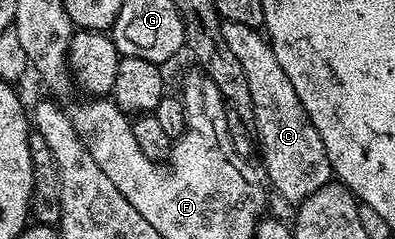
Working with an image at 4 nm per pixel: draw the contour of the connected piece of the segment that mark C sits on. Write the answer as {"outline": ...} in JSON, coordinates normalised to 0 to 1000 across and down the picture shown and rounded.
{"outline":[[[562,84],[562,163],[572,163],[603,264],[613,264],[623,347],[633,356],[633,431],[643,464],[635,519],[648,536],[643,556],[653,577],[653,640],[658,623],[668,653],[663,707],[676,770],[686,787],[691,774],[724,837],[762,849],[843,753],[841,686],[825,649],[825,615],[815,615],[815,582],[795,515],[785,515],[754,414],[754,381],[744,381],[734,331],[724,331],[724,297],[714,297],[704,247],[694,247],[676,151],[656,117]]]}

